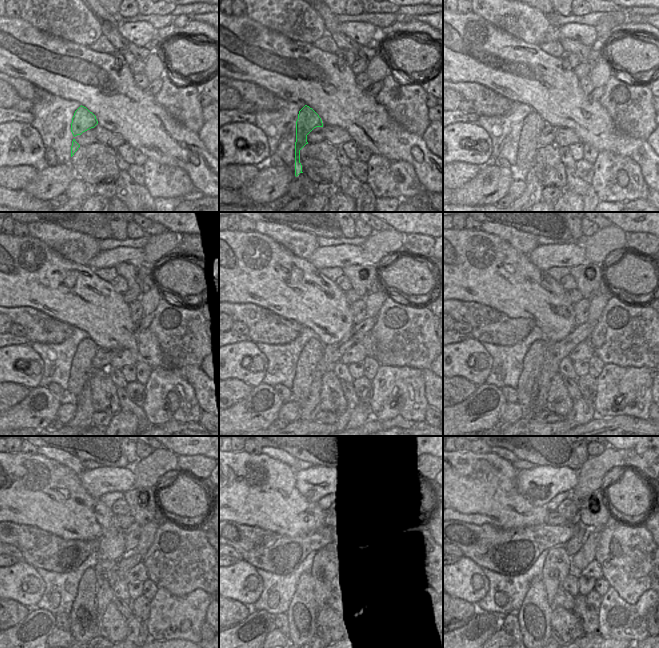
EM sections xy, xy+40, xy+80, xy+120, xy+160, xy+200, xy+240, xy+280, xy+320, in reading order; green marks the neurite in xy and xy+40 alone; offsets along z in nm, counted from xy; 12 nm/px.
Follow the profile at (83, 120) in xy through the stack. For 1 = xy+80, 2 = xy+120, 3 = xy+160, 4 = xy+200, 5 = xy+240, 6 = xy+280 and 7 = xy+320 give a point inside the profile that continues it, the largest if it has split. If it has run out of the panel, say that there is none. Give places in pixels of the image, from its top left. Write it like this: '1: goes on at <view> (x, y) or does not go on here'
1: goes on at xy+80 (533, 124)
2: goes on at xy+120 (81, 370)
3: goes on at xy+160 (306, 384)
4: goes on at xy+200 (530, 385)
5: goes on at xy+240 (81, 615)
6: goes on at xy+280 (307, 601)
7: goes on at xy+320 (534, 616)

